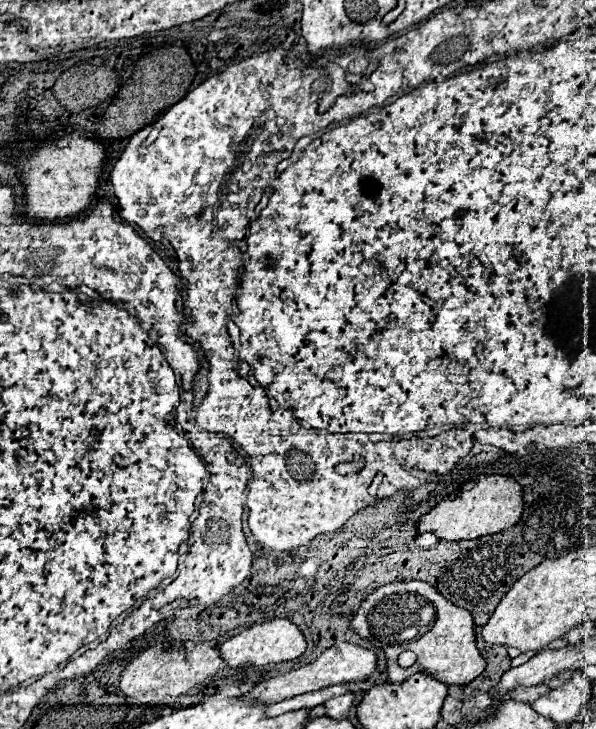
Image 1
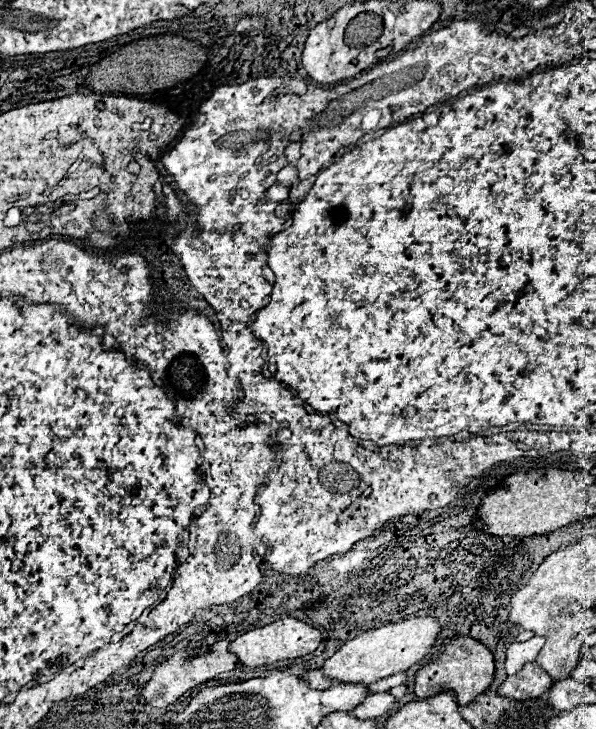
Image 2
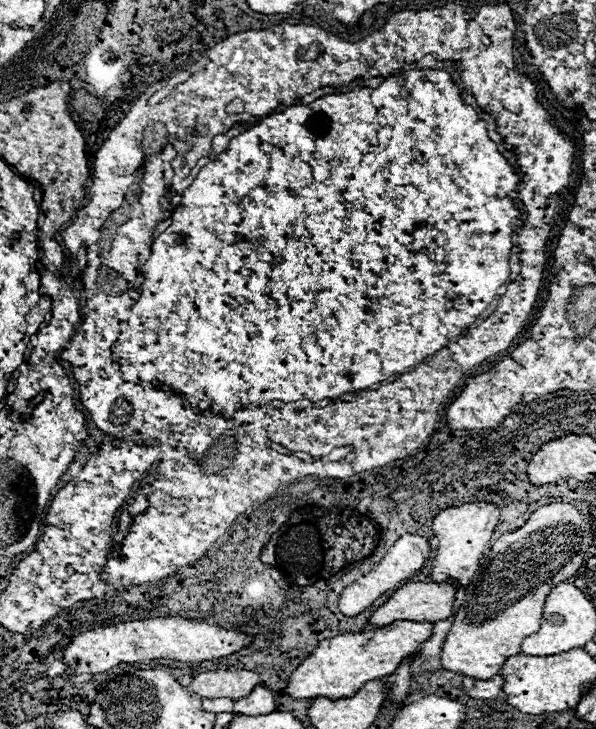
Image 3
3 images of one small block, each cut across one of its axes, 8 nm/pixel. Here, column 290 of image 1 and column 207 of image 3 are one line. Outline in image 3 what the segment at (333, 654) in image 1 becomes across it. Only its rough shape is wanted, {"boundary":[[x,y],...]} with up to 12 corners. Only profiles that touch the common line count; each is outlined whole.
{"boundary":[[210,670],[186,688],[202,698],[248,696],[252,670]]}

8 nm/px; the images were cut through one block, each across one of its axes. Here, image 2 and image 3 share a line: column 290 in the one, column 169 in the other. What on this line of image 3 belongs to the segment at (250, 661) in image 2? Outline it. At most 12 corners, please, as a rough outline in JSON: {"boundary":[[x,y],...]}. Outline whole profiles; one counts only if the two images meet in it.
{"boundary":[[186,618],[86,630],[62,652],[68,678],[126,662],[204,662],[250,638]]}

